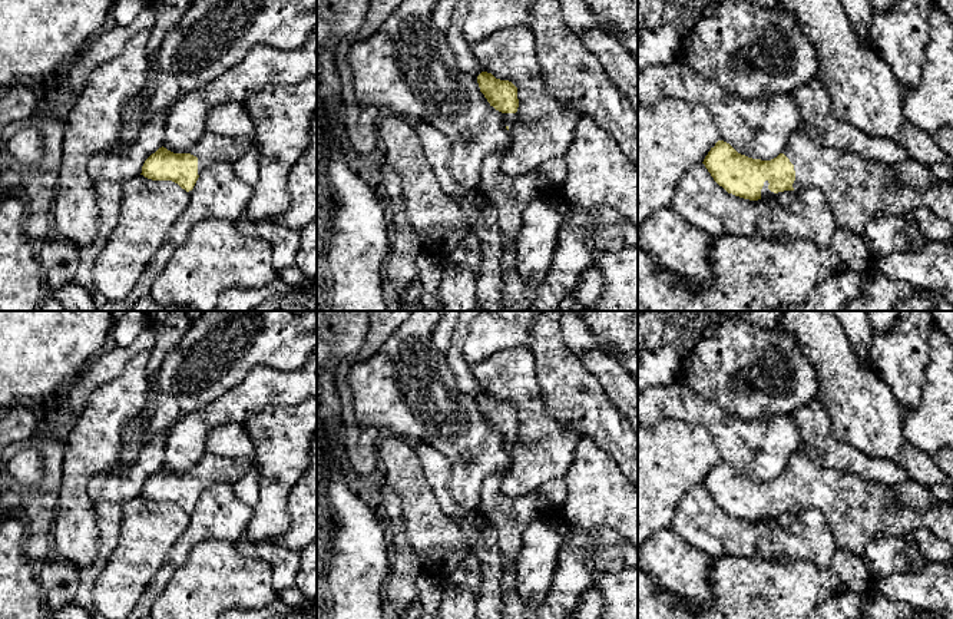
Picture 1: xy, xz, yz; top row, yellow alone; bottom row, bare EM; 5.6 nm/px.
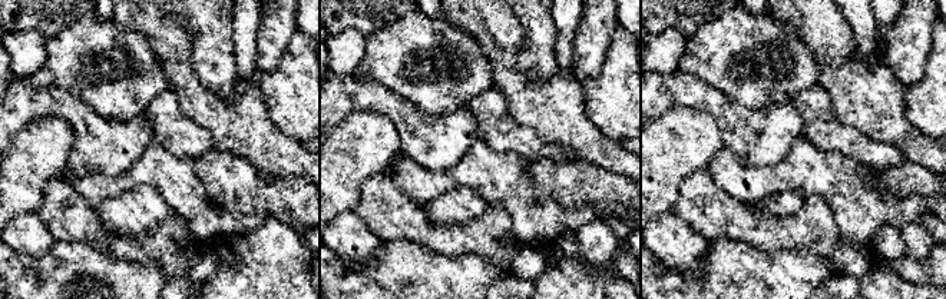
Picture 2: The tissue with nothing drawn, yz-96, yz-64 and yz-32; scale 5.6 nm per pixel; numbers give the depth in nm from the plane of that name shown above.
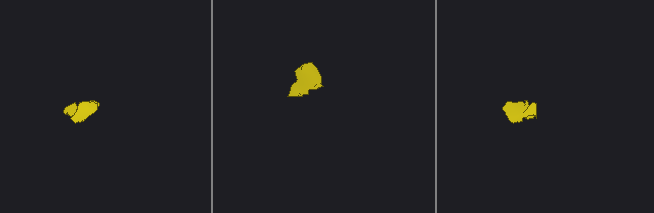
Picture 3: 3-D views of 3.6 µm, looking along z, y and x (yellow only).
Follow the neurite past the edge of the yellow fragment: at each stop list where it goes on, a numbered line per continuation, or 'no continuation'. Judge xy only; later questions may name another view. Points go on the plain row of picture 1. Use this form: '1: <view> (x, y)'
1: xy (209, 470)

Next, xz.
1: xz (509, 440)

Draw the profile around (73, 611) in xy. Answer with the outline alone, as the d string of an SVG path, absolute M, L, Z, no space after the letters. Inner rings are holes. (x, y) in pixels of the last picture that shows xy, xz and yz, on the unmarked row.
M76 603L66 605L53 615L56 619L92 619L90 613Z

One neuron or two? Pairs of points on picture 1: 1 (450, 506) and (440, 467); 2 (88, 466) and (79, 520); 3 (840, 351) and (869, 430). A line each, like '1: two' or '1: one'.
1: one
2: one
3: one

